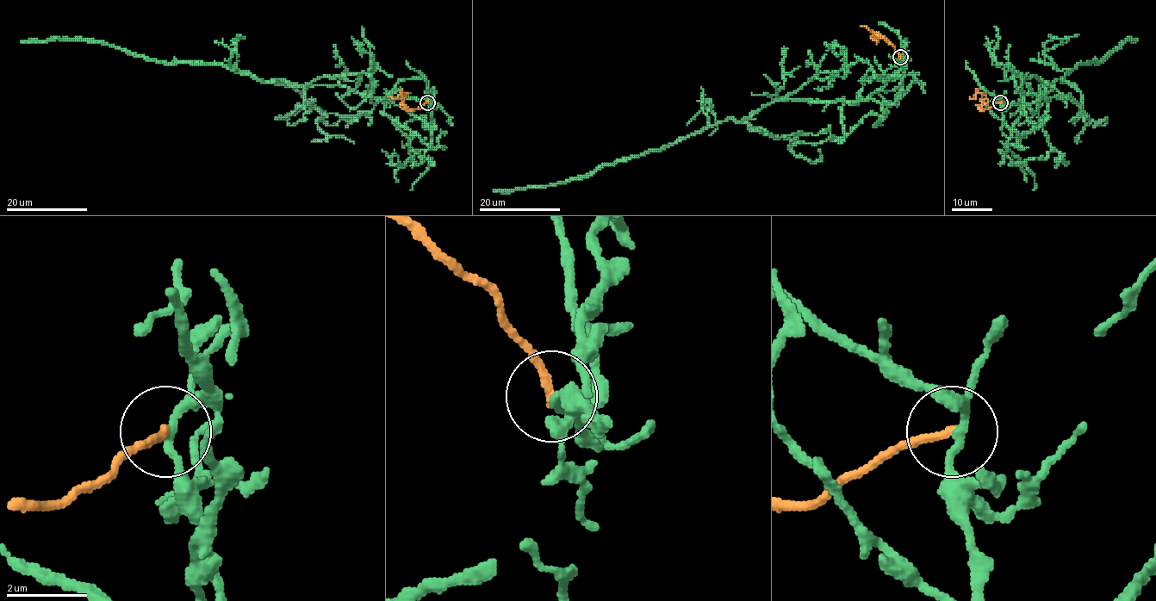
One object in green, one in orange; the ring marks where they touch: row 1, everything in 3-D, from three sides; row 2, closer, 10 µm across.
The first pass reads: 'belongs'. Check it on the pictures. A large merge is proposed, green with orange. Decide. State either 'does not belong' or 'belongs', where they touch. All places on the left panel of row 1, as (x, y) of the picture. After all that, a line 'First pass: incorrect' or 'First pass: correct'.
does not belong; at (427, 102)
First pass: incorrect

